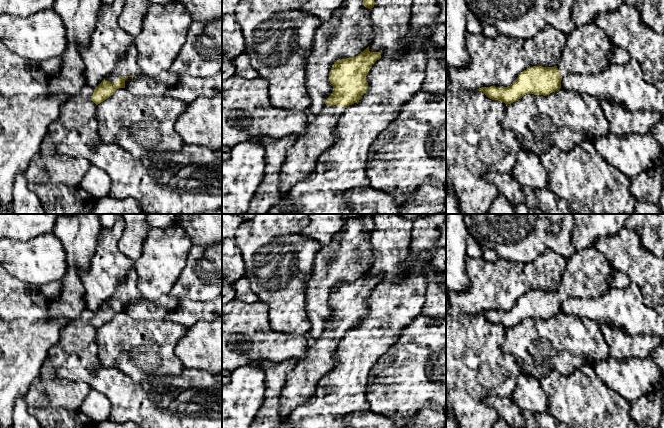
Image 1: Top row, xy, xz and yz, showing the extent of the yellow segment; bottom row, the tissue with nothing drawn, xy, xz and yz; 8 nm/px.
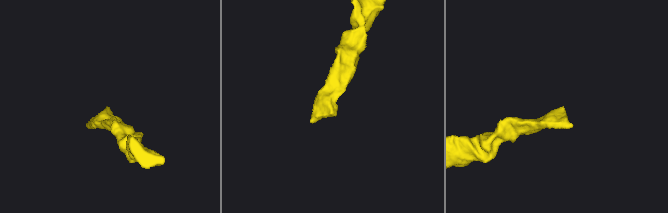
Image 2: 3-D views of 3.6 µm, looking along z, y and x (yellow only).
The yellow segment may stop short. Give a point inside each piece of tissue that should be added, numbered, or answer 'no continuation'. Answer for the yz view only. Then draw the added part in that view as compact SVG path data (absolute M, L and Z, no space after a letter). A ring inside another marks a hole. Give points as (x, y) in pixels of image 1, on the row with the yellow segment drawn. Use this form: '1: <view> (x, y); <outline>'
1: yz (587, 51); M595 23L577 27L569 36L560 61L559 74L597 74L610 65L614 45Z

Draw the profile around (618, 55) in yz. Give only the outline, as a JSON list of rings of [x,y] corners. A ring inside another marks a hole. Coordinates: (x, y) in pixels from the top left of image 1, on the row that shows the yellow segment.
[[[614,46],[610,54],[610,64],[626,64],[631,60],[629,52],[623,48]]]

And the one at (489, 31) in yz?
[[[490,24],[483,25],[481,34],[483,34],[487,38],[495,38],[498,35],[500,35],[497,29],[493,25],[490,25]]]

